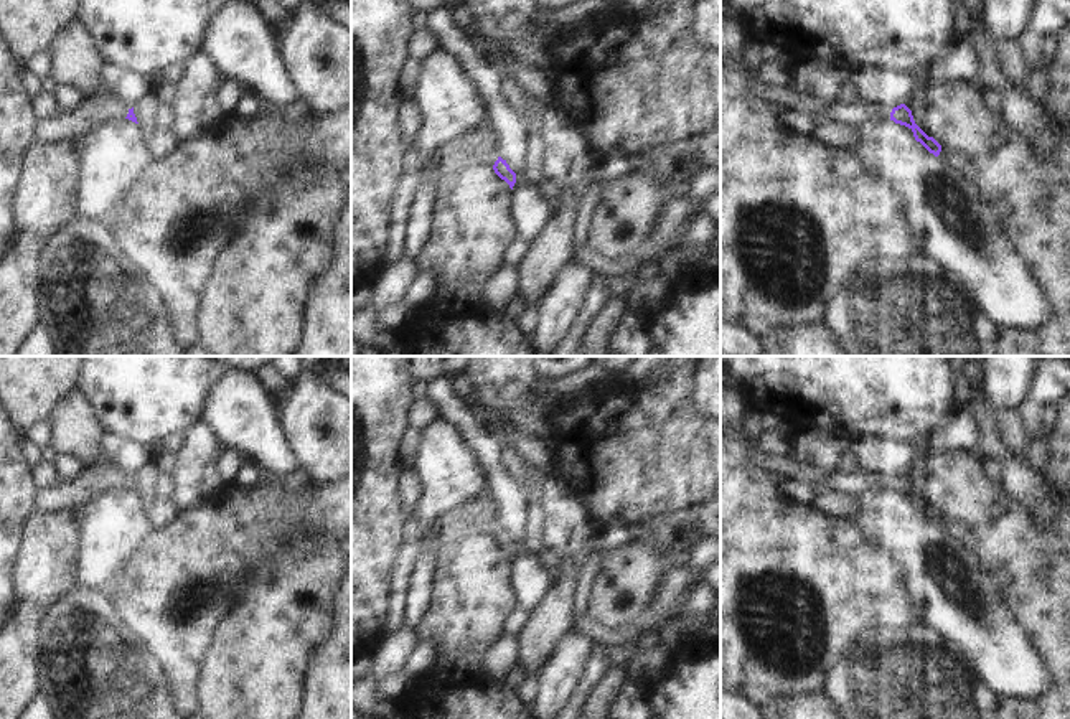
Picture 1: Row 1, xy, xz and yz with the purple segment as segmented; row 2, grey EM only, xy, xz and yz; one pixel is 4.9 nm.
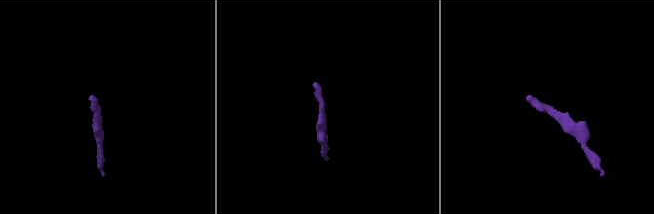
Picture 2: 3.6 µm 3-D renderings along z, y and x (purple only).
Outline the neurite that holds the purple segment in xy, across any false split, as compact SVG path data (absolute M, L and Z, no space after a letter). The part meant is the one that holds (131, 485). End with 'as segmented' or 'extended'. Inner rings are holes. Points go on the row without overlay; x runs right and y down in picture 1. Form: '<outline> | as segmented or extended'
M114 462L84 467L73 480L59 482L54 486L45 486L35 495L35 510L40 513L76 513L92 498L102 496L109 490L129 488L135 493L134 477L127 478Z | extended

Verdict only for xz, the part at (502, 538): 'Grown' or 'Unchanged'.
Grown.

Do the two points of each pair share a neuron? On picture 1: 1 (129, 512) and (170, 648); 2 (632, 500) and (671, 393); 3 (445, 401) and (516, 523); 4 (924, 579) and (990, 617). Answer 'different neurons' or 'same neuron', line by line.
1: different neurons
2: same neuron
3: same neuron
4: same neuron

